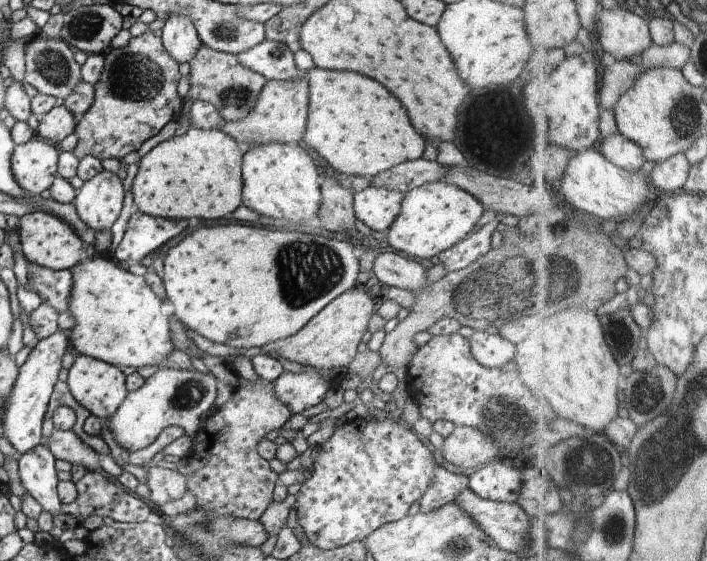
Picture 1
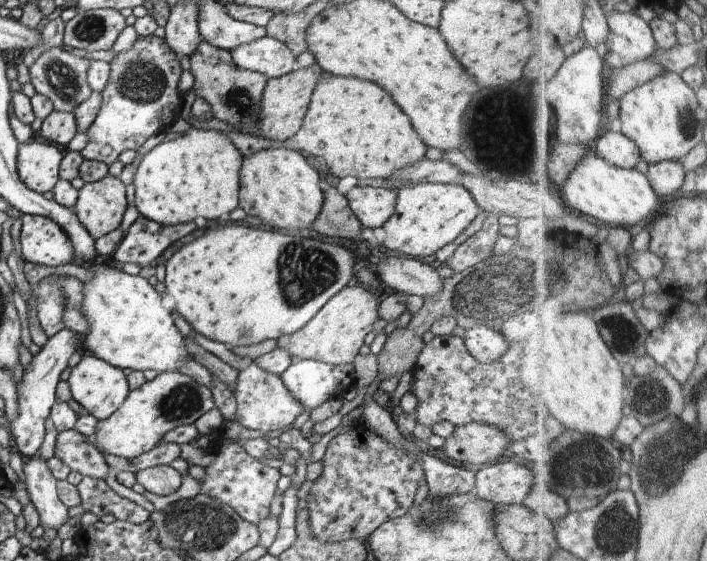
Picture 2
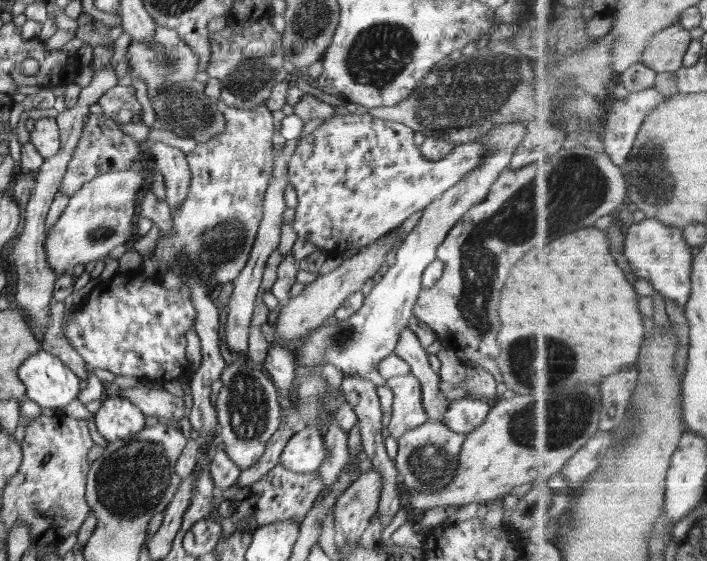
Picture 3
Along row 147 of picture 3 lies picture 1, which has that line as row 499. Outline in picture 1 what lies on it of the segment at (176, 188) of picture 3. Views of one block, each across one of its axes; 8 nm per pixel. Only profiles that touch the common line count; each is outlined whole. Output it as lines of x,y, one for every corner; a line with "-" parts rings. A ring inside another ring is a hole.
159,466
151,467
148,470
148,481
146,482
150,492
150,500
161,506
167,501
176,500
184,491
187,490
187,478
182,476
180,472
177,472
176,468
163,468

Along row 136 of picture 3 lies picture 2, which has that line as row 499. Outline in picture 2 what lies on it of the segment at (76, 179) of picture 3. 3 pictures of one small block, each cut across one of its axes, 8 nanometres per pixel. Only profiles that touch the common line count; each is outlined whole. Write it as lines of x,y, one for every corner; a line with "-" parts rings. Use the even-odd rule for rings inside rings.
83,476
77,489
81,501
77,507
68,509
67,521
71,518
81,518
85,512
93,512
99,518
104,514
112,514
118,521
129,523
143,523
151,518
146,508
118,495
104,479

